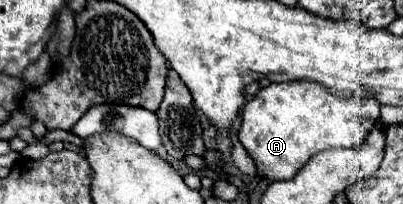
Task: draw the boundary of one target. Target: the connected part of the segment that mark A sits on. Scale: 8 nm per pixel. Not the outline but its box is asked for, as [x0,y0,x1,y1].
[238,82,380,180]

